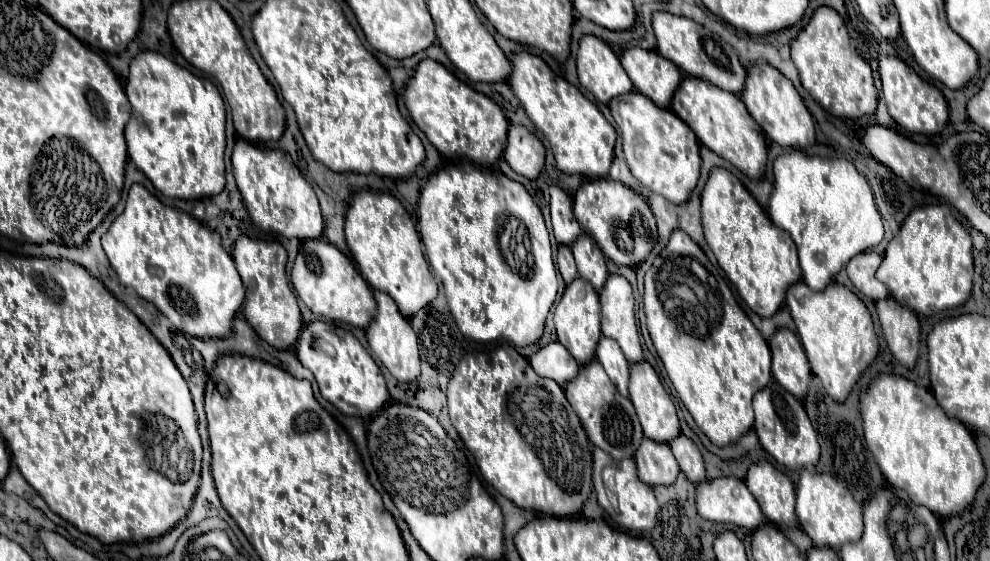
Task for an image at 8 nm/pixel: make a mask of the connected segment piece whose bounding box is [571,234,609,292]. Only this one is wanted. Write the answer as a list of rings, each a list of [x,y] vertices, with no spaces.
[[[581,234],[581,238],[577,238],[577,242],[571,244],[575,262],[577,262],[577,270],[579,276],[587,282],[593,284],[593,288],[599,292],[601,286],[605,284],[609,272],[607,272],[607,264],[605,264],[605,256],[599,250],[597,242],[589,236],[589,234]]]

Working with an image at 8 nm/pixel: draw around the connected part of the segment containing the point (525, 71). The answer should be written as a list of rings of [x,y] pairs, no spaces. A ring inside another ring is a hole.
[[[523,50],[511,58],[511,64],[513,70],[507,78],[507,84],[519,98],[531,122],[549,140],[557,168],[565,174],[605,178],[613,162],[615,130],[599,112],[599,108],[587,100],[573,84],[557,76],[539,56]]]

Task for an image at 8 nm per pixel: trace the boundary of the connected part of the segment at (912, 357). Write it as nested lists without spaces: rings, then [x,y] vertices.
[[[883,298],[875,302],[883,336],[893,356],[907,368],[913,368],[919,354],[919,320],[915,312],[901,306],[895,298]]]

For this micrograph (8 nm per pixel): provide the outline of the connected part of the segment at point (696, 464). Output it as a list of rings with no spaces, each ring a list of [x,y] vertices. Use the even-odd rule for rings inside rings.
[[[679,434],[671,444],[671,450],[679,462],[681,472],[693,482],[703,482],[705,480],[705,464],[703,464],[703,456],[699,452],[699,448],[695,446],[695,442],[683,434]]]

